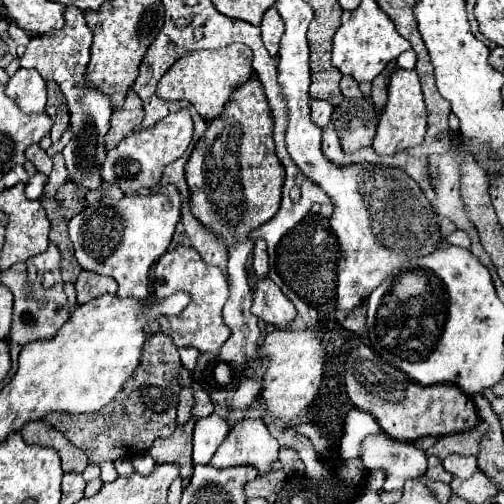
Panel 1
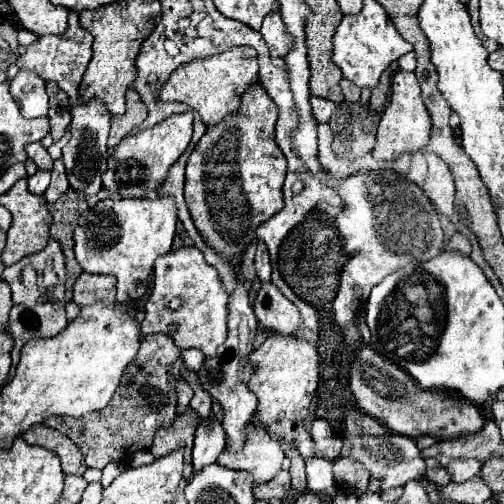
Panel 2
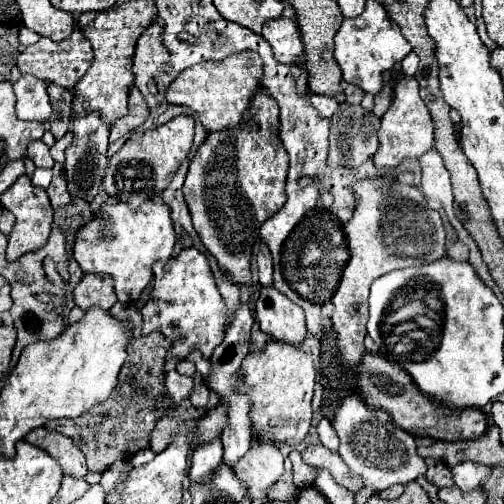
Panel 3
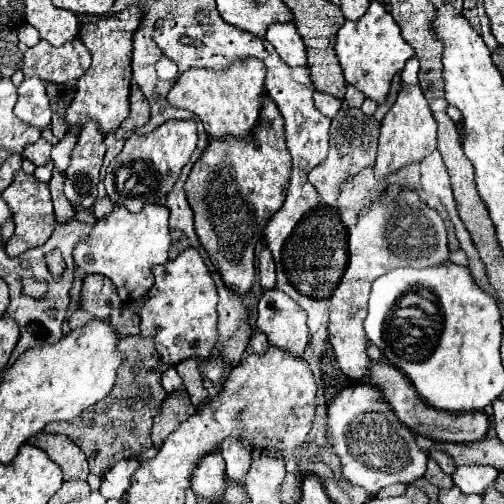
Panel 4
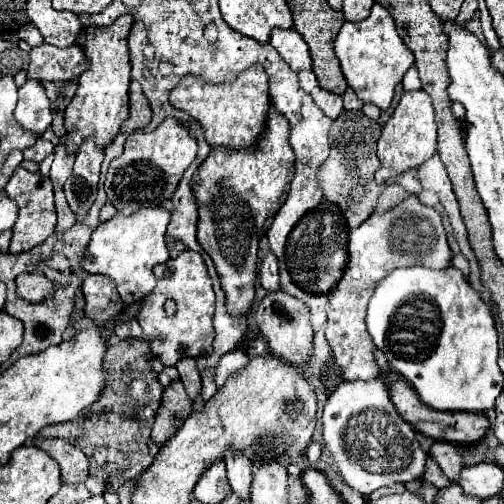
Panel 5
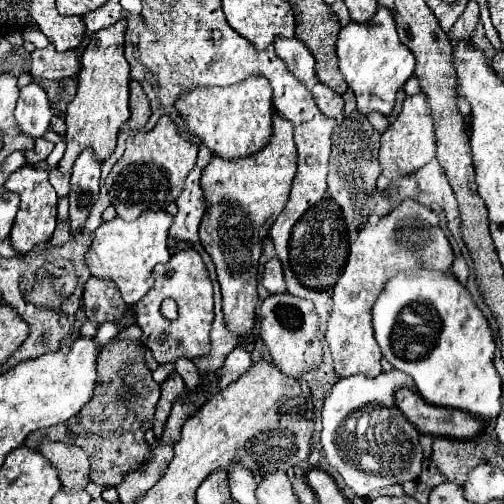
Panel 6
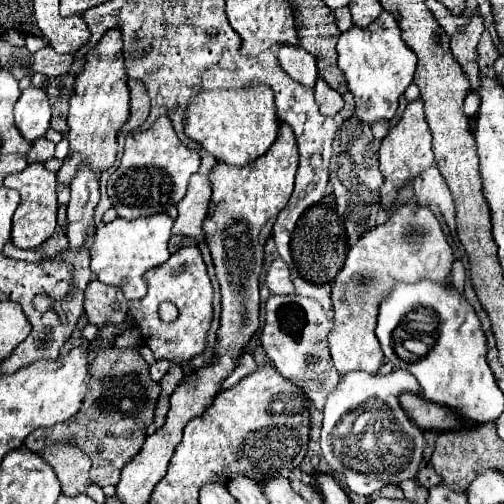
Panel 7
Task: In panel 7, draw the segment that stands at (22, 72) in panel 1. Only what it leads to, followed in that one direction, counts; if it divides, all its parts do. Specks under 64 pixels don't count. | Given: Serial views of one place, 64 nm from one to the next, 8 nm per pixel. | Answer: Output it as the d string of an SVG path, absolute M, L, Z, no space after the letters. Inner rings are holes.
M30 86L14 106L16 128L26 140L42 138L50 126L50 104L44 90Z

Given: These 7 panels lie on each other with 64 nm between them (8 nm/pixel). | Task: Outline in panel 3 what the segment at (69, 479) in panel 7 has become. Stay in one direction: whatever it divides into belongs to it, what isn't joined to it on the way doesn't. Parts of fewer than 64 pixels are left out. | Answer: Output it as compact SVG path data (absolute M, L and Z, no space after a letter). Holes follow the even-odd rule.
M36 428L26 436L26 442L42 448L52 458L56 458L66 476L74 476L74 478L86 476L86 472L88 472L86 458L74 446L74 442L68 436L52 432L52 430L46 430L46 428Z

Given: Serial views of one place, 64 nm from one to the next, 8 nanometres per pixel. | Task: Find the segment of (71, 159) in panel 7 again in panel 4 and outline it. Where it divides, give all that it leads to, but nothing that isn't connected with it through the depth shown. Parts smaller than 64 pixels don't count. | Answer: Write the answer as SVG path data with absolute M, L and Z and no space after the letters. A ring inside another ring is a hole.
M130 6L110 18L88 16L80 26L80 40L92 54L92 66L76 82L76 96L66 110L66 122L70 128L82 130L86 122L98 122L104 136L116 132L120 122L128 116L128 94L130 94L130 60L132 60L132 36L140 26L142 10Z

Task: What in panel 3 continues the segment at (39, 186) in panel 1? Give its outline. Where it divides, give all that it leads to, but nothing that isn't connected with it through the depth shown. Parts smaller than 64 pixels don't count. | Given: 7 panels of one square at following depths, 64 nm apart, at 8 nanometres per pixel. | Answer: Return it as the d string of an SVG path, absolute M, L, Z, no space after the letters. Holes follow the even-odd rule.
M36 168L34 176L32 176L32 184L40 186L40 188L46 188L52 180L52 170L50 168Z

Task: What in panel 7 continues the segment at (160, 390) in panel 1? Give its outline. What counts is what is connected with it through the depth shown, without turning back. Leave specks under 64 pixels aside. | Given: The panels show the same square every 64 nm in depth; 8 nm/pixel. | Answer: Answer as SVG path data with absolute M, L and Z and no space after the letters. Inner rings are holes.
M104 348L90 362L88 392L76 416L52 428L34 430L24 444L38 454L50 444L74 444L92 460L92 482L96 486L116 486L122 466L140 452L146 440L146 428L154 420L158 394L160 386L150 378L148 364L136 348Z

